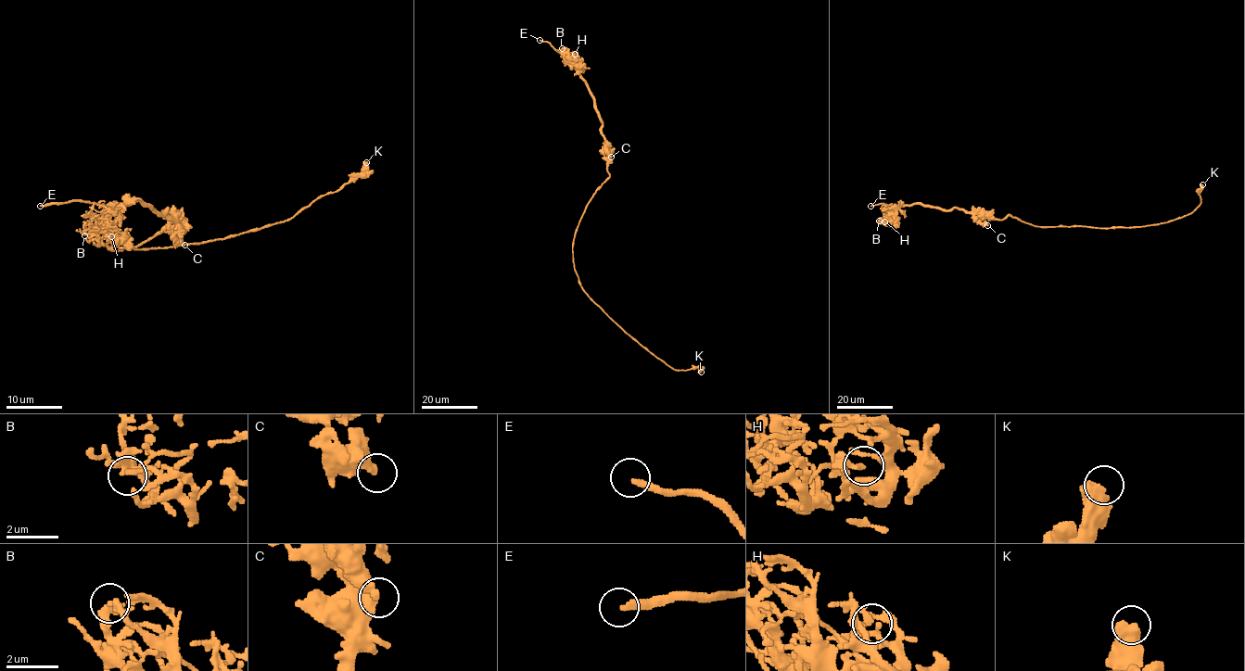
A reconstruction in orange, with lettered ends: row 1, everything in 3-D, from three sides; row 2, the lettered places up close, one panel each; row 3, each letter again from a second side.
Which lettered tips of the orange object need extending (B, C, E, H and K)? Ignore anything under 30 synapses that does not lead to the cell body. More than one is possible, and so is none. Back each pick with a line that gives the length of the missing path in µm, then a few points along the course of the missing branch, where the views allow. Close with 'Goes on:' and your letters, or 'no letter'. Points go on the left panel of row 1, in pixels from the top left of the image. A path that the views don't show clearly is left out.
E: Missing length about 70 µm. Course of what is missing: (40, 206), (8, 209), (52, 189), (83, 159), (133, 131), (131, 89), (149, 55), (142, 37), (146, 19)
Goes on: E

